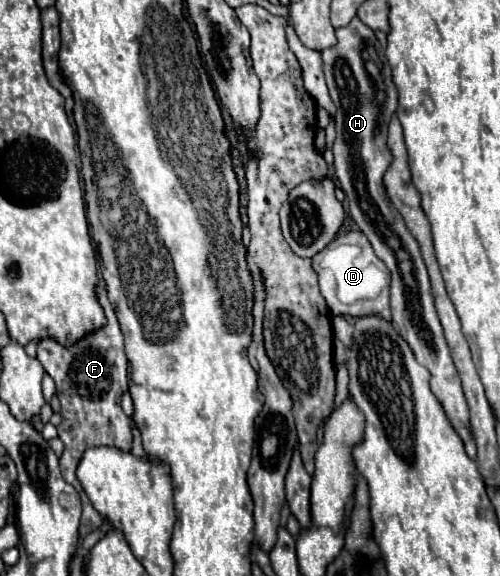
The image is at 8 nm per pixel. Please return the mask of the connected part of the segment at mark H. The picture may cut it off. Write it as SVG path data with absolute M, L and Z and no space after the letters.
M353 17L347 27L337 29L335 35L337 43L321 51L329 95L337 105L337 139L333 147L335 173L343 193L349 199L349 213L353 221L371 241L375 255L391 271L391 311L395 311L393 327L409 343L415 359L431 373L431 391L445 409L449 423L461 437L467 455L475 459L477 449L475 439L471 435L467 401L461 389L459 373L451 359L449 345L443 335L443 327L435 311L431 283L419 251L419 243L407 229L401 213L393 207L383 187L383 173L393 161L393 155L387 147L387 127L391 115L397 109L397 87L393 83L391 67L385 57L385 49L377 41L375 33L359 17Z

